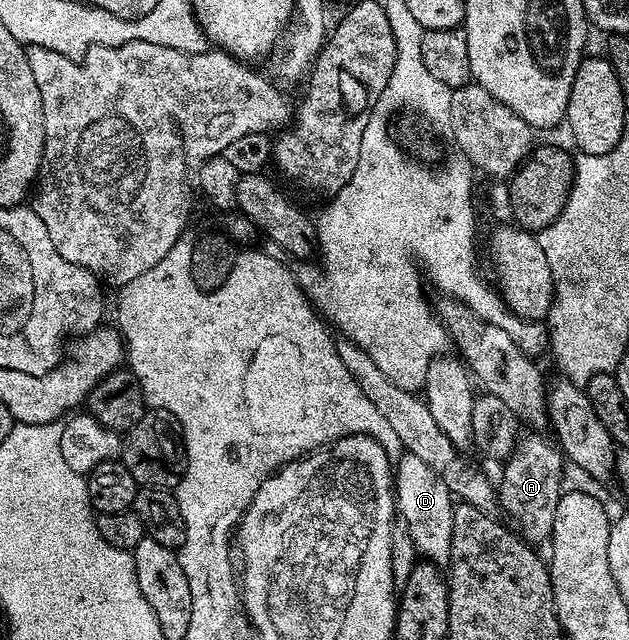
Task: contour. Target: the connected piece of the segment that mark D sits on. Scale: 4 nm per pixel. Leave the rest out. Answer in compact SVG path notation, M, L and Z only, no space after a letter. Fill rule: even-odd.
M404 452L398 458L393 471L395 483L395 507L398 516L407 525L409 539L413 539L416 554L433 565L447 567L451 564L451 544L453 543L453 511L456 502L449 487L441 480L437 471L432 471L417 455Z

